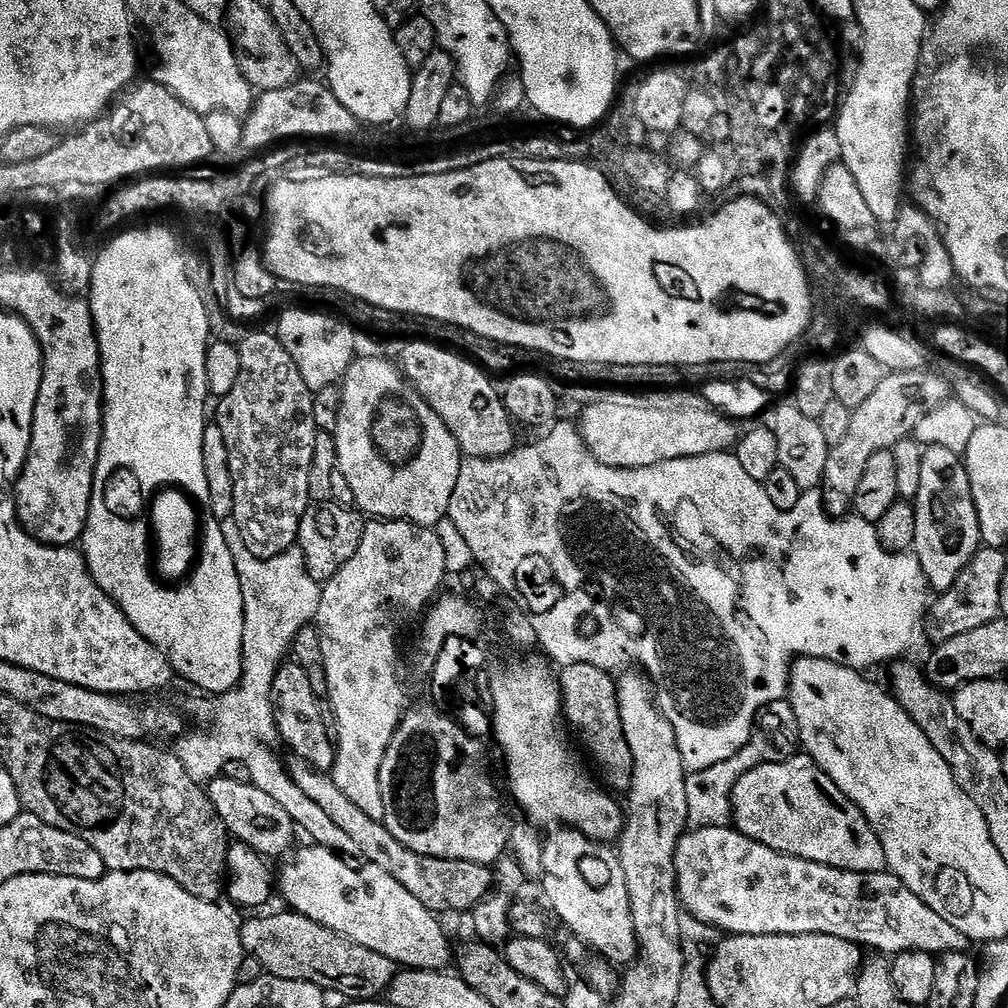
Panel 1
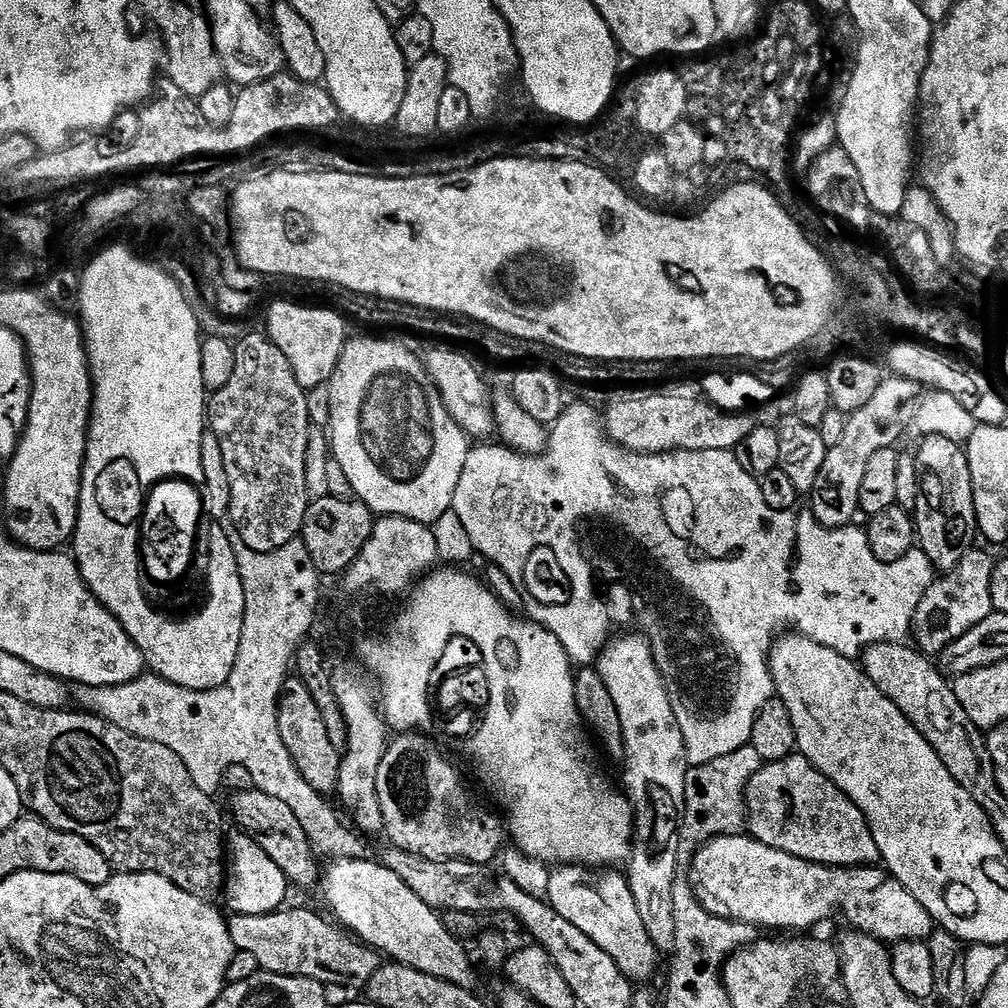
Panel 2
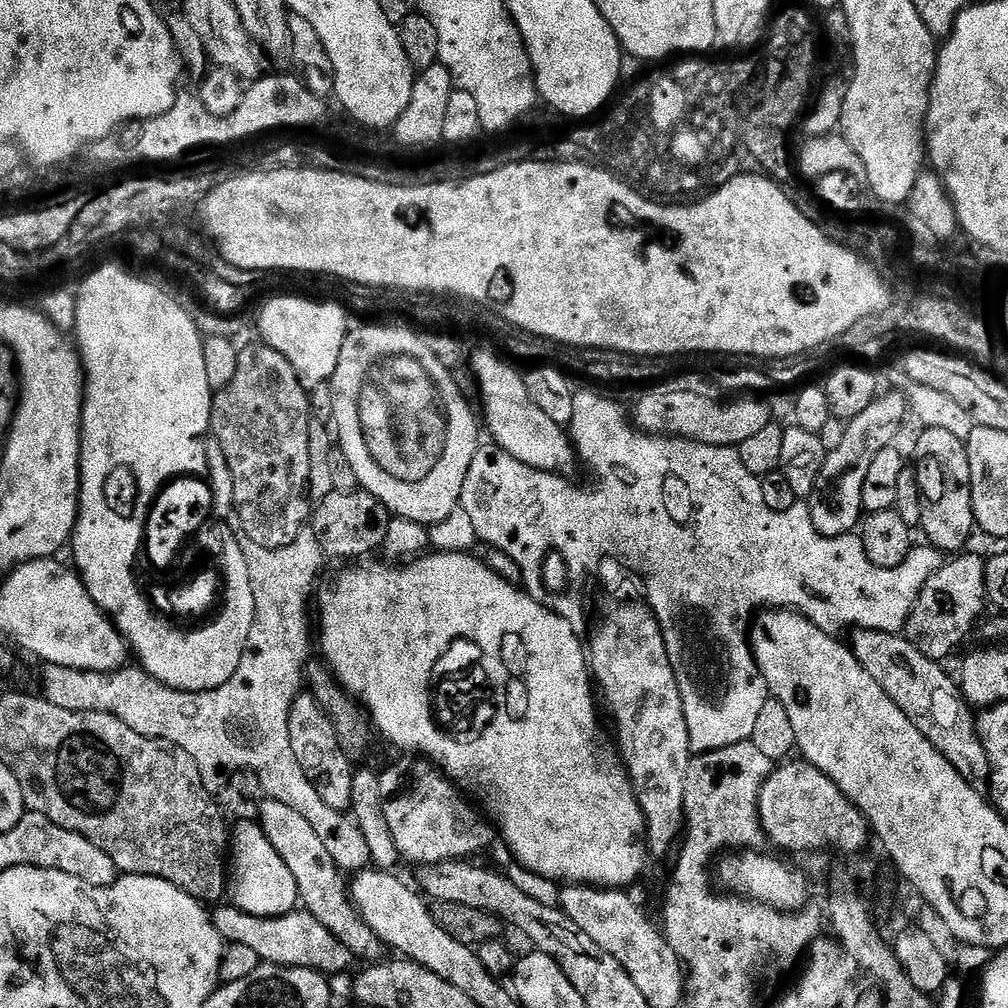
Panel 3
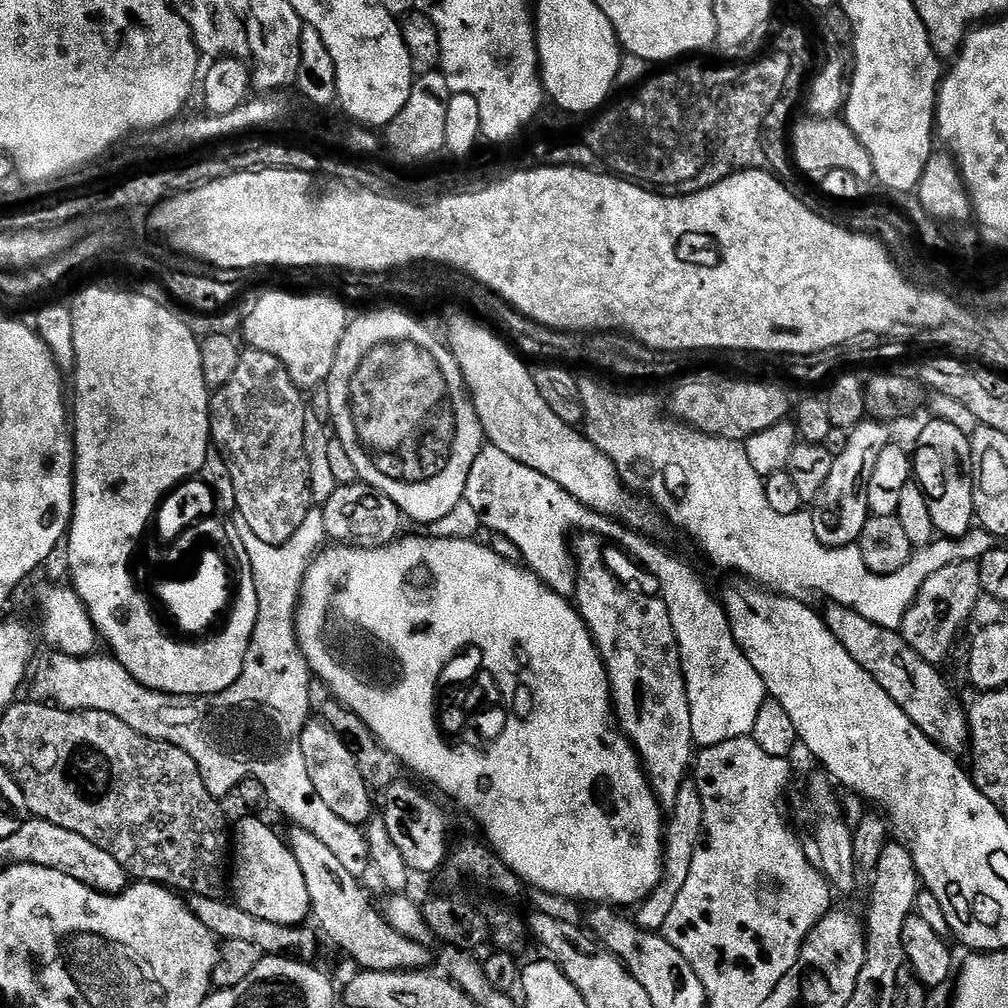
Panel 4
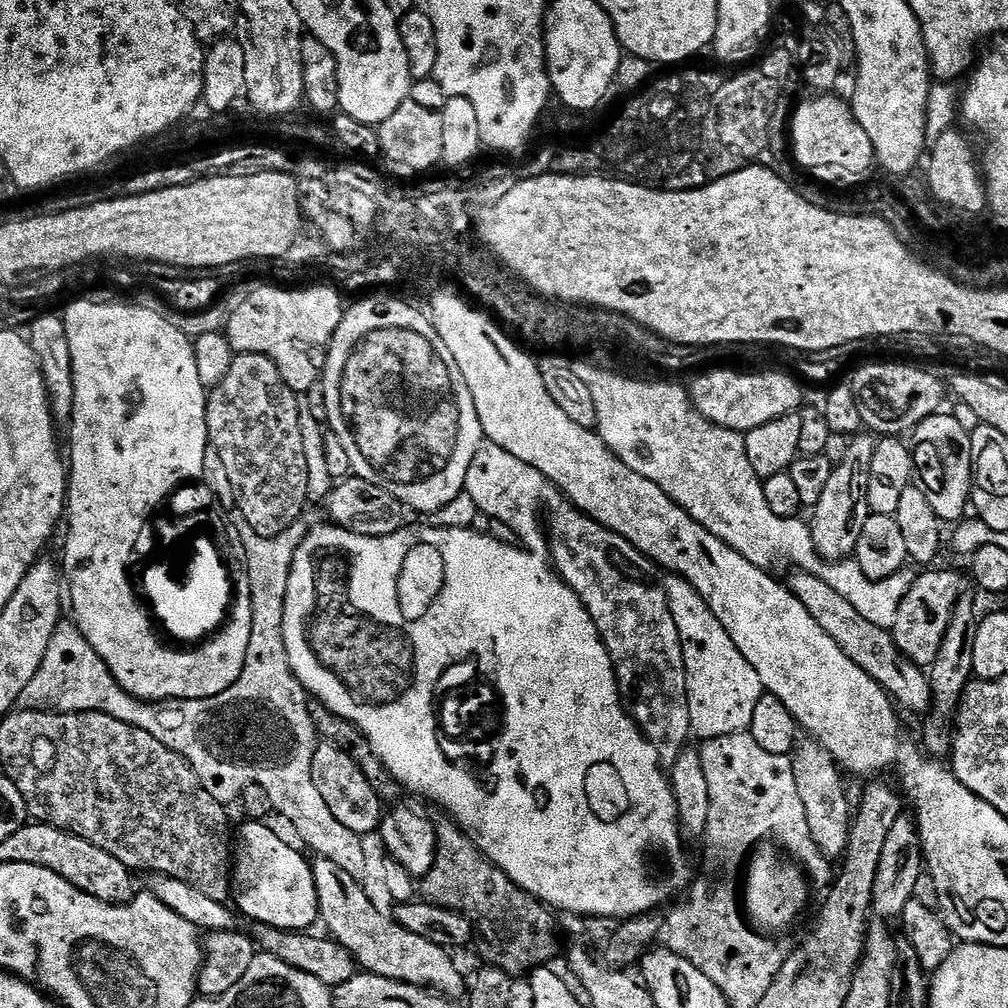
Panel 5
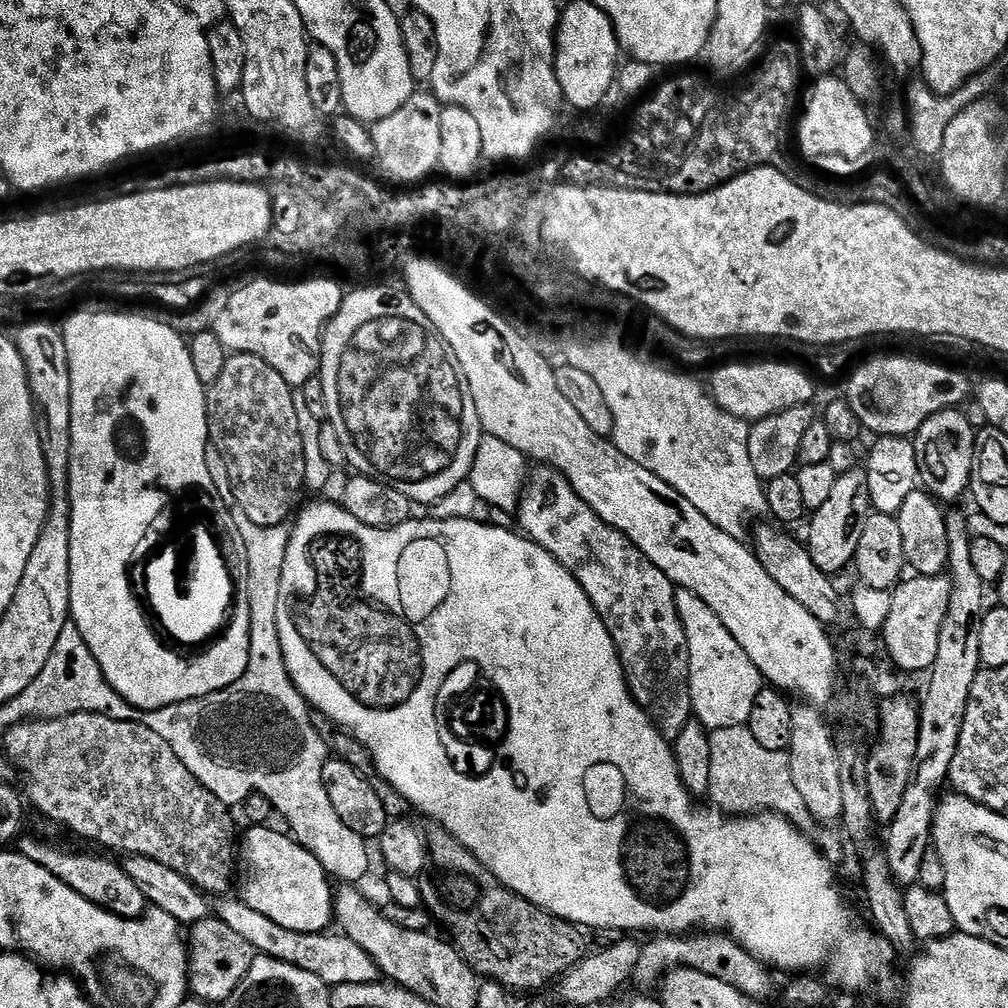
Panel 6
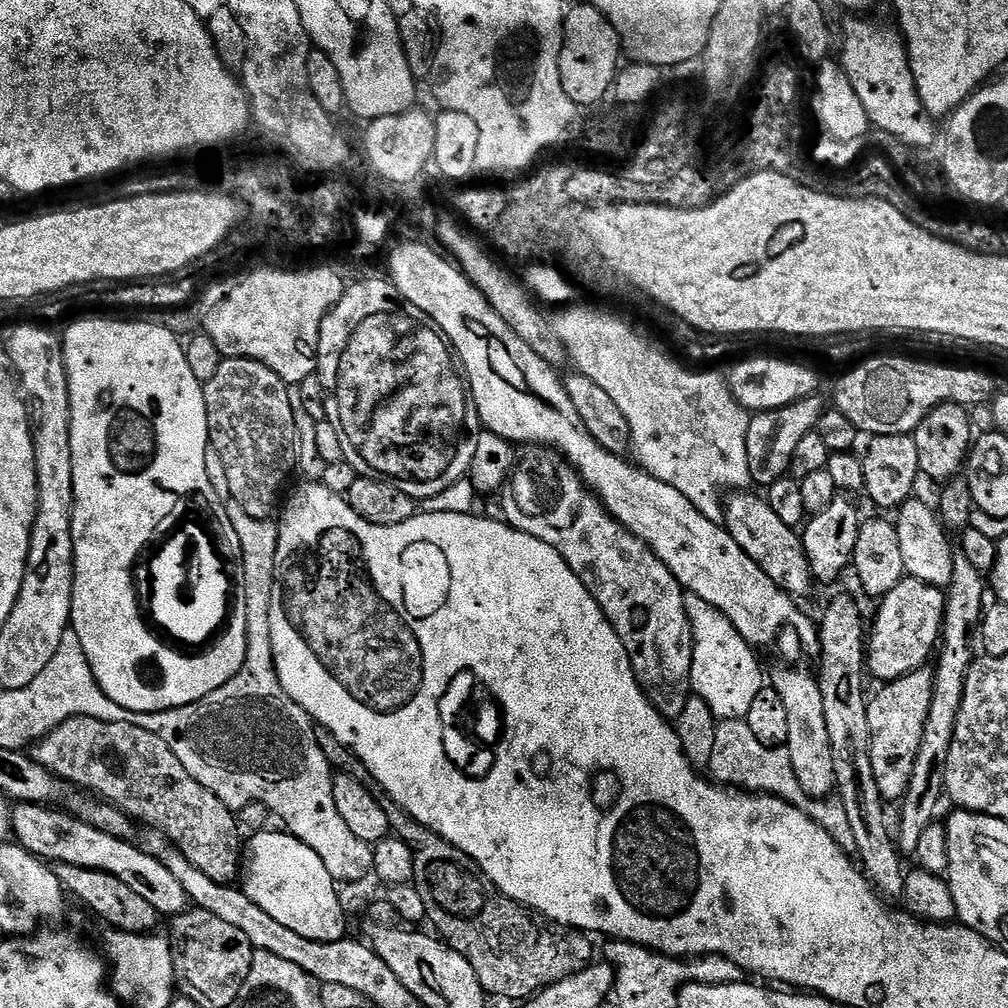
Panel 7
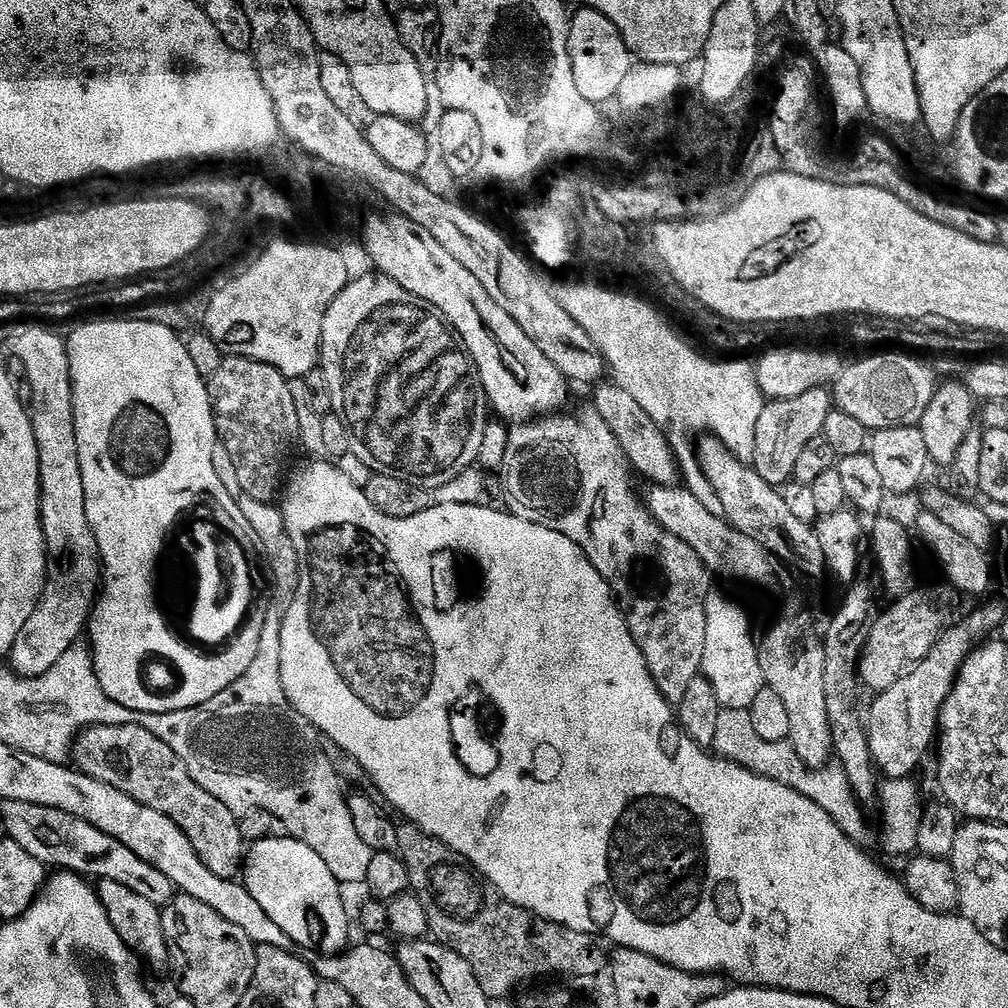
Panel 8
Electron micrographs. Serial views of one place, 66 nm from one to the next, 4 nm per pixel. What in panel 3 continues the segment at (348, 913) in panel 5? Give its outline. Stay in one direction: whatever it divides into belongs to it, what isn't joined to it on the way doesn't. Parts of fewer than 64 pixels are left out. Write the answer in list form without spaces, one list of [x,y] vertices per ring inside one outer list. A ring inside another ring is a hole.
[[[268,798],[259,805],[260,816],[258,823],[272,843],[282,854],[286,866],[290,866],[290,874],[294,874],[296,885],[300,888],[299,903],[303,911],[318,918],[322,926],[326,926],[342,942],[353,957],[360,956],[364,962],[376,962],[381,959],[380,948],[382,942],[372,933],[372,928],[356,910],[350,895],[350,884],[346,879],[345,873],[334,862],[330,850],[322,843],[322,838],[318,838],[318,830],[294,810],[294,806],[286,806],[286,802]]]

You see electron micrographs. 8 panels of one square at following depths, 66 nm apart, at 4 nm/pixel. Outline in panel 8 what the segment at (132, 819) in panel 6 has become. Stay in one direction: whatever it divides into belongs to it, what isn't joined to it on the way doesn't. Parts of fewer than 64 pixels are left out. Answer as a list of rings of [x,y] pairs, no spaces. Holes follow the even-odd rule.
[[[99,724],[85,728],[77,736],[70,756],[76,759],[75,767],[90,778],[106,782],[106,786],[114,786],[114,790],[122,790],[122,794],[130,794],[134,802],[142,802],[142,806],[150,806],[150,810],[158,810],[158,814],[166,814],[166,818],[190,838],[190,846],[194,846],[206,870],[223,880],[236,880],[241,875],[246,843],[237,813],[222,806],[214,794],[202,790],[202,786],[190,778],[186,762],[182,762],[161,738],[150,734],[150,730],[133,724]]]

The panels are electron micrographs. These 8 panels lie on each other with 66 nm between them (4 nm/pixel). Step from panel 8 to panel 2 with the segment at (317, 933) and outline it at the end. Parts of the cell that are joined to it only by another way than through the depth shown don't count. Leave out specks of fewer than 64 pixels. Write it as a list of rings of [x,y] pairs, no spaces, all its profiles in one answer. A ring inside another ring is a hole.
[[[236,830],[230,836],[230,859],[226,864],[223,899],[228,900],[231,910],[238,916],[279,912],[285,907],[284,899],[288,896],[290,881],[288,875],[280,868],[280,863],[243,830]]]

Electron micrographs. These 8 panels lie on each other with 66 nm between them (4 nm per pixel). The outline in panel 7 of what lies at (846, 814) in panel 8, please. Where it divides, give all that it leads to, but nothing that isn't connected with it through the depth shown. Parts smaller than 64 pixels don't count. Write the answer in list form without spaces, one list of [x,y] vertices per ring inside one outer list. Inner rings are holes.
[[[747,719],[722,720],[716,725],[714,734],[714,758],[710,765],[711,779],[721,786],[731,786],[745,792],[755,792],[765,796],[777,796],[787,804],[800,808],[818,826],[822,826],[832,835],[834,842],[846,853],[856,852],[854,833],[843,806],[832,798],[813,798],[802,790],[790,766],[790,754],[787,747],[767,748],[754,738]]]

